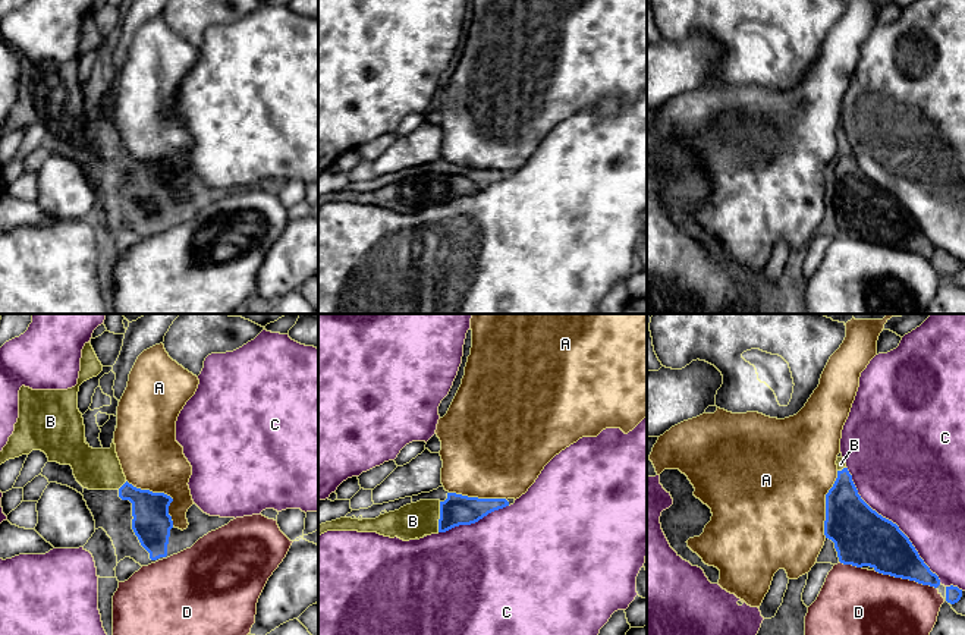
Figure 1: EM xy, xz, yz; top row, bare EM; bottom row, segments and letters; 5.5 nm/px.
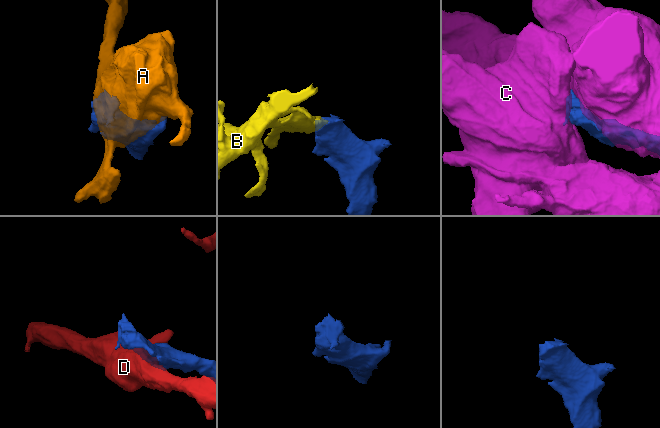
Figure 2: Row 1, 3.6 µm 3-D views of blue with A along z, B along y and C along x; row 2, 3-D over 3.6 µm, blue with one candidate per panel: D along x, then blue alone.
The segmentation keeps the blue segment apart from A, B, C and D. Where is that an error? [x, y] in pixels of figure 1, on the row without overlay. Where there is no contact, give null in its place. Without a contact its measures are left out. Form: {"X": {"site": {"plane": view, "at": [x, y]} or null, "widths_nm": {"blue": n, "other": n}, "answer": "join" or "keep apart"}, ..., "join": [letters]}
{"A": {"site": {"plane": "xy", "at": [163, 164]}, "widths_nm": {"blue": 220, "other": 340}, "answer": "keep apart"}, "B": {"site": {"plane": "xz", "at": [440, 188]}, "widths_nm": {"blue": 170, "other": 190}, "answer": "join"}, "C": {"site": {"plane": "yz", "at": [890, 192]}, "widths_nm": {"blue": 320, "other": 500}, "answer": "keep apart"}, "D": {"site": {"plane": "yz", "at": [905, 250]}, "widths_nm": {"blue": 280, "other": 480}, "answer": "keep apart"}, "join": ["B"]}

